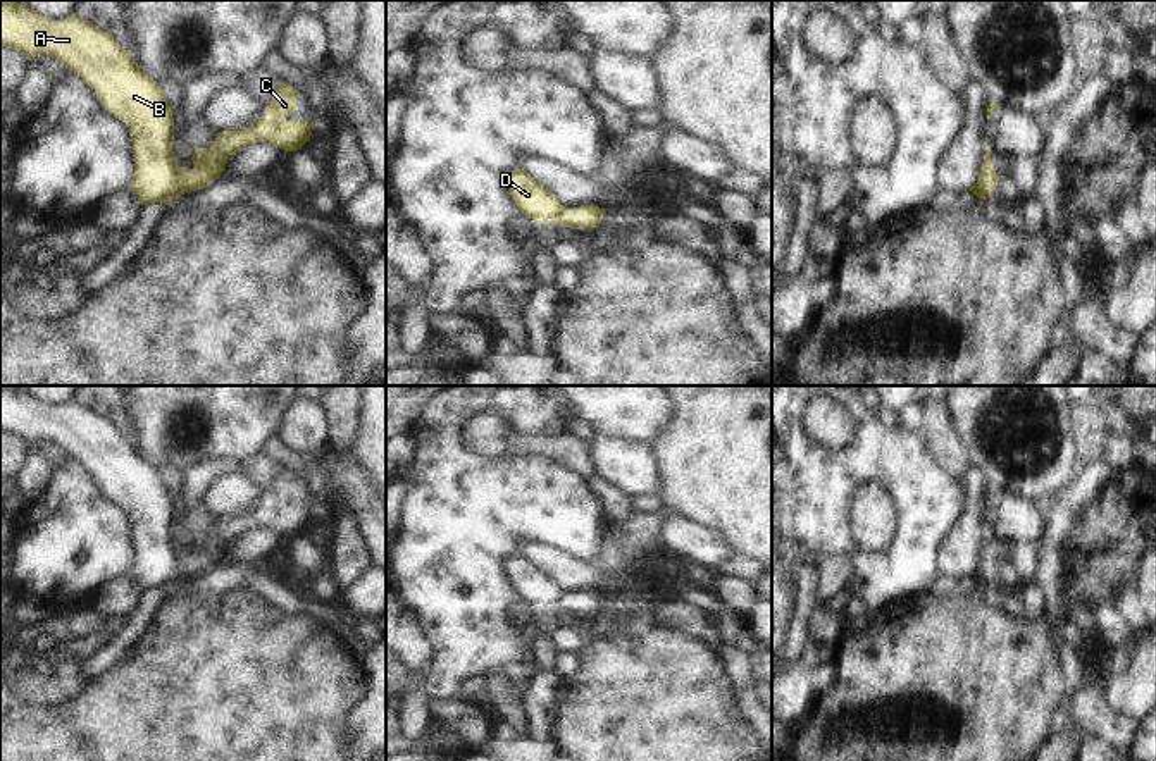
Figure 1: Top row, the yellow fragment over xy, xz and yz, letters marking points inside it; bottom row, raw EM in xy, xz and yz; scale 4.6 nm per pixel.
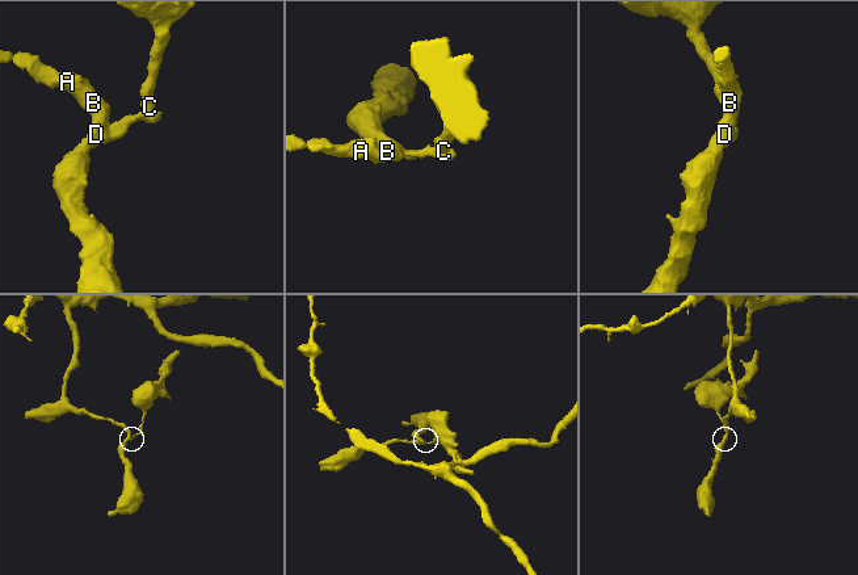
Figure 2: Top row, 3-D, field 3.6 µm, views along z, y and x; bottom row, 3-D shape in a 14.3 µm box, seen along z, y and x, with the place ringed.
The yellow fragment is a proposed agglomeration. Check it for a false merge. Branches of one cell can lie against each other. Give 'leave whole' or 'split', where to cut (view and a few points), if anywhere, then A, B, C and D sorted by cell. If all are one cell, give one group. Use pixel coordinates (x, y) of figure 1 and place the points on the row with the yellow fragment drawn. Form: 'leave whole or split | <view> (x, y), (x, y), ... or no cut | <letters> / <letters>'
split | xy (176, 167), (176, 185), (181, 193) | A B D / C

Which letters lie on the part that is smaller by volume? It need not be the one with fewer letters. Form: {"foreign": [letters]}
{"foreign": ["C"]}

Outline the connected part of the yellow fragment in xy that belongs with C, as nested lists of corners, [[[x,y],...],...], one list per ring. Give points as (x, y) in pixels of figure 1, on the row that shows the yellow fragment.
[[[281,81],[270,103],[265,107],[265,119],[241,131],[222,131],[210,148],[196,148],[193,167],[177,167],[177,186],[181,195],[210,186],[226,170],[227,158],[246,145],[269,141],[288,152],[301,150],[312,136],[308,121],[289,121],[296,110],[300,93],[289,83]]]

